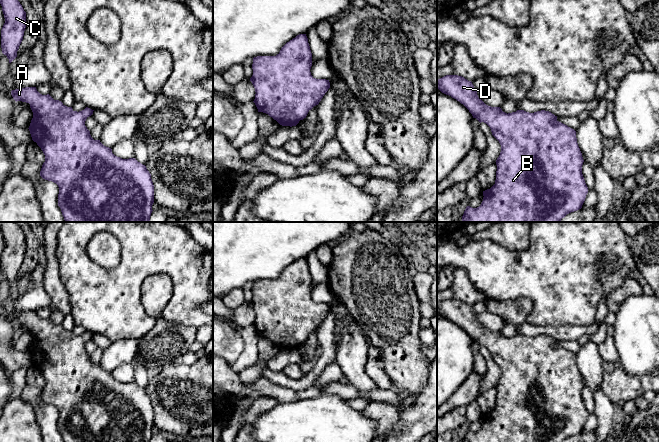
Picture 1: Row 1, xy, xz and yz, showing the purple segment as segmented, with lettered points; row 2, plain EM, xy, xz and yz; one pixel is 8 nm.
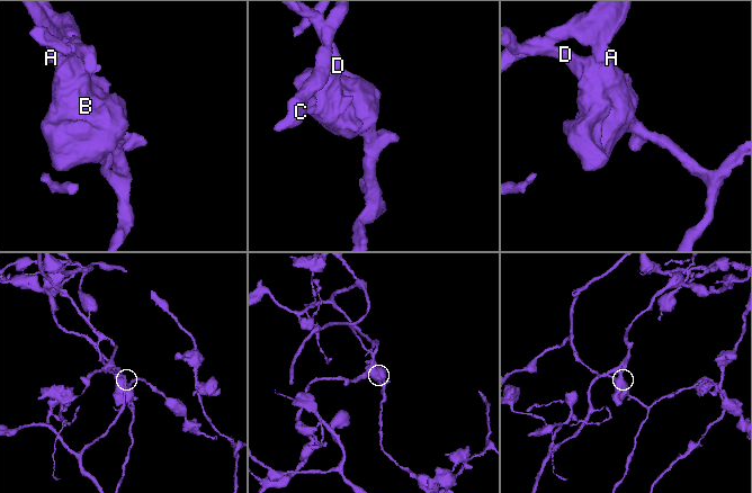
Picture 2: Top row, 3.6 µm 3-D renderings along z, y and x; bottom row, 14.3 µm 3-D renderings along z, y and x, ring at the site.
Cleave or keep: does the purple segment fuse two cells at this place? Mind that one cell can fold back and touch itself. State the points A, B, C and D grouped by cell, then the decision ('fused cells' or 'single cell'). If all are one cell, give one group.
groups A B C / D; fused cells

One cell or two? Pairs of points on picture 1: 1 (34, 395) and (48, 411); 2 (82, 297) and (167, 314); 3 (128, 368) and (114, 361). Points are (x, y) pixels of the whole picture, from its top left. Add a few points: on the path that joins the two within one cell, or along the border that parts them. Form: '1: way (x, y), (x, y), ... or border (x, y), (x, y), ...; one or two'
1: way (34, 399), (44, 409); one
2: way (115, 290), (138, 267), (166, 267), (178, 281); one
3: border (131, 361), (119, 364), (111, 372); two

